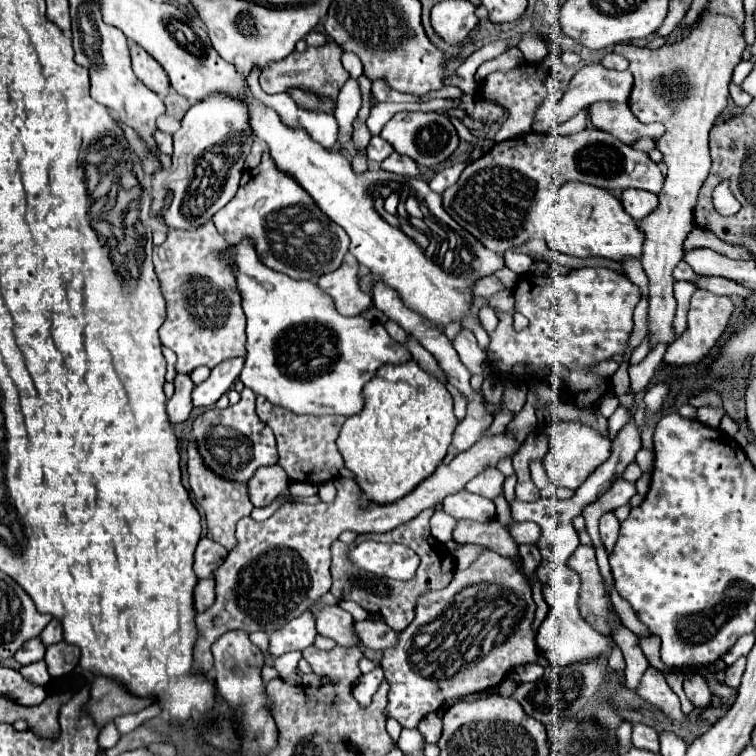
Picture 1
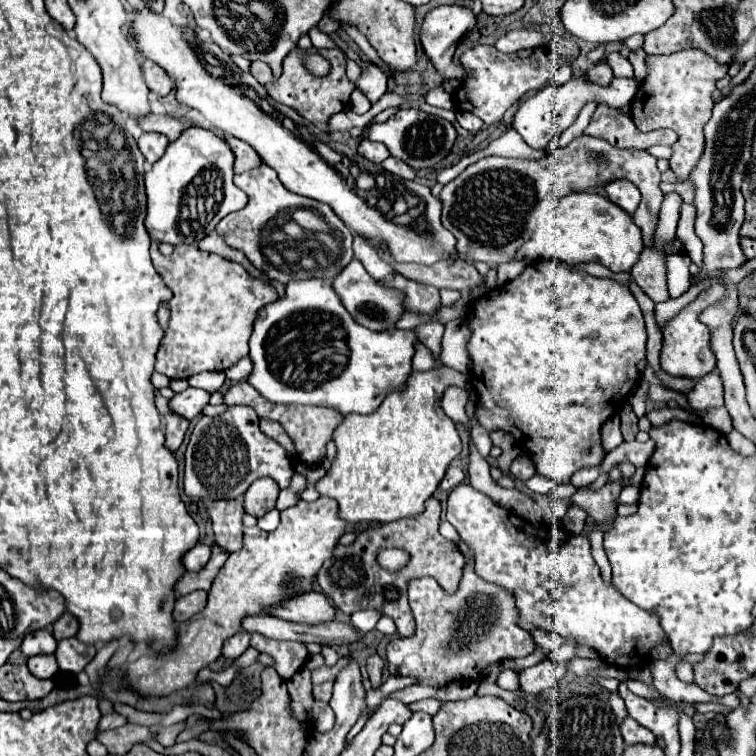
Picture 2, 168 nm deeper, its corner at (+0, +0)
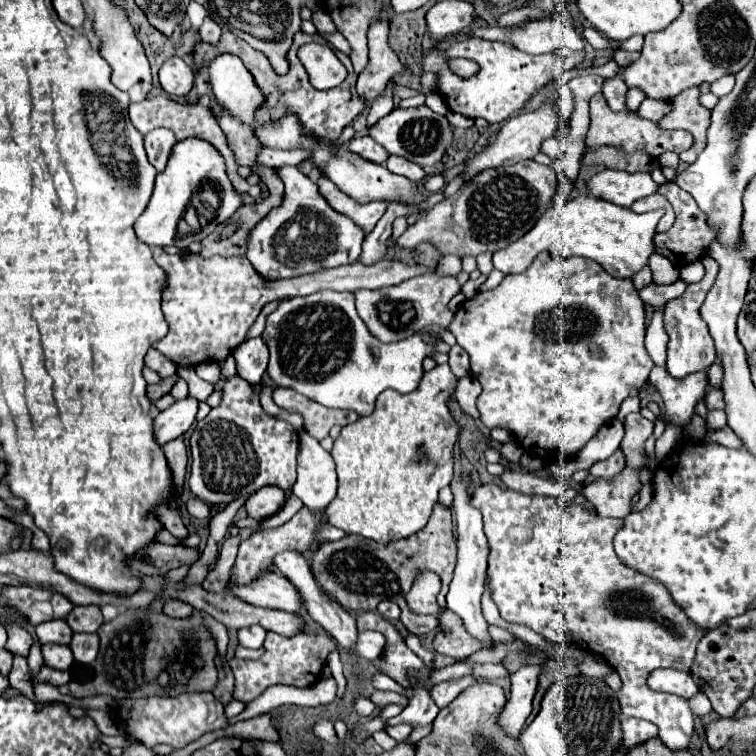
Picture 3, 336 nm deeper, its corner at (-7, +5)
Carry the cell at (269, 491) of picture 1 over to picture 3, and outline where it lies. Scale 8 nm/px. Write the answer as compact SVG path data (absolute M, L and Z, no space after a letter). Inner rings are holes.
M264 486L248 496L248 500L244 502L244 508L248 516L256 520L264 520L264 518L274 516L284 506L284 500L286 500L284 490L276 486Z

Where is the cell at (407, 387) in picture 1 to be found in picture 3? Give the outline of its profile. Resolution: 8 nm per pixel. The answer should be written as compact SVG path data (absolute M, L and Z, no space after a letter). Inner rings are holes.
M448 364L424 372L420 386L410 394L396 390L384 390L376 400L376 410L370 416L360 416L356 422L342 428L334 440L332 458L338 472L338 492L330 502L326 514L332 526L342 528L346 534L358 534L376 542L400 540L422 530L432 514L432 506L438 502L440 488L448 486L454 468L454 444L460 438L460 424L450 412L450 398L458 378Z

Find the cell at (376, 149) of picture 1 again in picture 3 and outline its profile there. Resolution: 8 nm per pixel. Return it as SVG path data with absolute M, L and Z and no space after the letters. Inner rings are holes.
M356 136L348 148L352 148L352 152L376 162L376 164L384 164L388 158L388 152L384 146L380 146L378 142L374 142L370 136Z

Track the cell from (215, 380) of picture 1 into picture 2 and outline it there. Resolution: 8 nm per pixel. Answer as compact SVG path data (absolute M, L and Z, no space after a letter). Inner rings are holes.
M189 387L185 393L177 393L169 399L169 411L191 421L195 419L201 409L209 403L209 393L207 391L199 391L195 387Z

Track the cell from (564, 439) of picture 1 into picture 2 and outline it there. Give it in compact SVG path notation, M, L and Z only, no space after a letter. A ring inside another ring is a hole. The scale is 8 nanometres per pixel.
M535 261L529 263L513 281L491 289L477 301L473 301L469 313L467 313L467 325L471 331L471 337L467 341L467 355L473 361L471 367L471 385L475 387L479 401L477 401L477 419L479 425L483 425L489 433L491 431L505 431L513 435L517 441L519 449L523 449L535 463L537 473L551 477L555 483L569 483L571 475L583 467L595 467L603 459L603 447L601 447L601 425L621 409L621 401L629 399L629 393L637 387L641 373L637 369L637 363L645 359L645 343L647 343L647 333L645 333L645 323L643 323L643 313L631 295L629 287L613 281L613 279L601 279L593 277L585 271L571 271L565 265L557 261Z

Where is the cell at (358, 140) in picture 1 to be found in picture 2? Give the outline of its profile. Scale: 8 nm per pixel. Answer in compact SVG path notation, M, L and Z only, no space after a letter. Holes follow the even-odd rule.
M355 89L353 95L351 95L351 105L349 107L351 107L351 111L363 115L363 113L367 113L371 109L371 101L365 99L365 93L361 93L359 89Z

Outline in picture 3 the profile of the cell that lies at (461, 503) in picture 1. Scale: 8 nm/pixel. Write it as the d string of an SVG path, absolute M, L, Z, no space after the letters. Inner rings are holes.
M482 484L470 498L470 504L478 508L484 518L484 532L492 550L488 560L488 588L500 616L508 622L528 626L556 644L574 644L582 650L600 654L622 678L622 690L618 692L622 714L654 722L660 730L660 740L670 750L686 750L694 732L694 716L688 702L674 694L650 690L646 678L656 668L690 670L696 644L704 632L696 632L696 628L688 624L688 618L672 604L672 598L662 584L648 580L648 576L618 560L612 538L622 520L604 520L578 504L562 508L550 496L526 496L516 490L500 488L498 484Z

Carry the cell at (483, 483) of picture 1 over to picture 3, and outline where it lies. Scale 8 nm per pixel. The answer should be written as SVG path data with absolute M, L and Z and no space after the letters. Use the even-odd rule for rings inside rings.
M466 376L460 378L454 398L458 402L458 406L472 418L480 418L480 410L476 408L476 398L480 396L480 384L474 380L474 376Z

